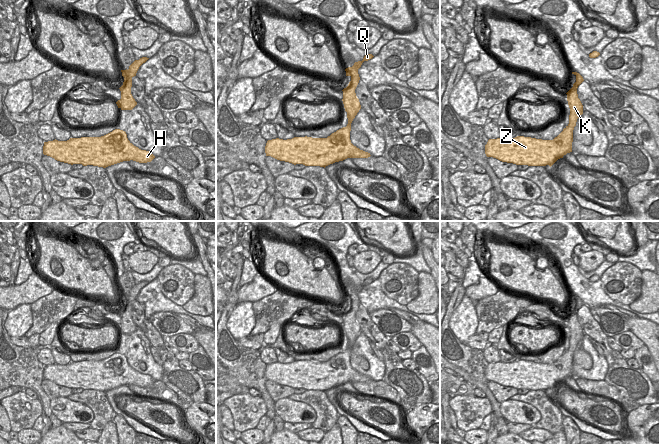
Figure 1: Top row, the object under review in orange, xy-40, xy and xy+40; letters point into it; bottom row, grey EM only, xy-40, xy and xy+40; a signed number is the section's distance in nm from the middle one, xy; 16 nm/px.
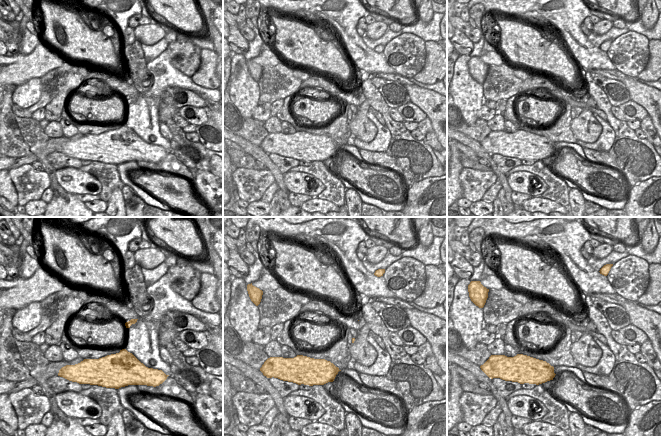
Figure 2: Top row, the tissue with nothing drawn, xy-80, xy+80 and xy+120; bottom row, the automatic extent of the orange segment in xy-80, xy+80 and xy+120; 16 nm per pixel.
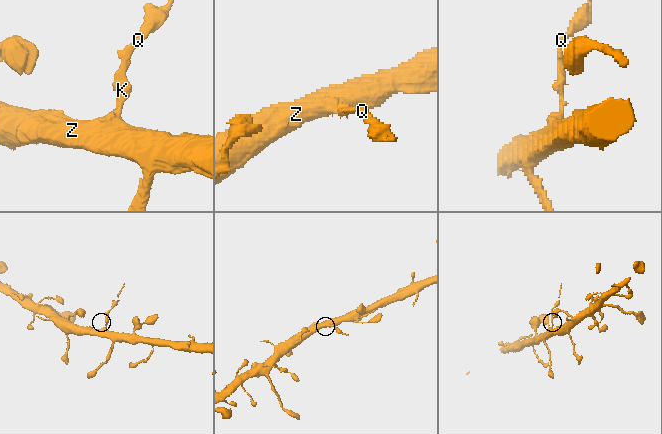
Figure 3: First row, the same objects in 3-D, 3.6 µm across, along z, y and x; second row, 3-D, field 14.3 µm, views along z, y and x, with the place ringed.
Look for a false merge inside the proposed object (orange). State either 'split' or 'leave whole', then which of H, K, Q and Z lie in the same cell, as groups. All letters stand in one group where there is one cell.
split; groups H Z / K Q

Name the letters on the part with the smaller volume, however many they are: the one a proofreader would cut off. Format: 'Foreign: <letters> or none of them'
Foreign: K, Q

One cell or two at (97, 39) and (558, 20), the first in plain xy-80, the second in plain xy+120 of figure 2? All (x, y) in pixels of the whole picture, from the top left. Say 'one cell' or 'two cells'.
two cells

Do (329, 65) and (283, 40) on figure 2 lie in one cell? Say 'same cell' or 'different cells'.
same cell

